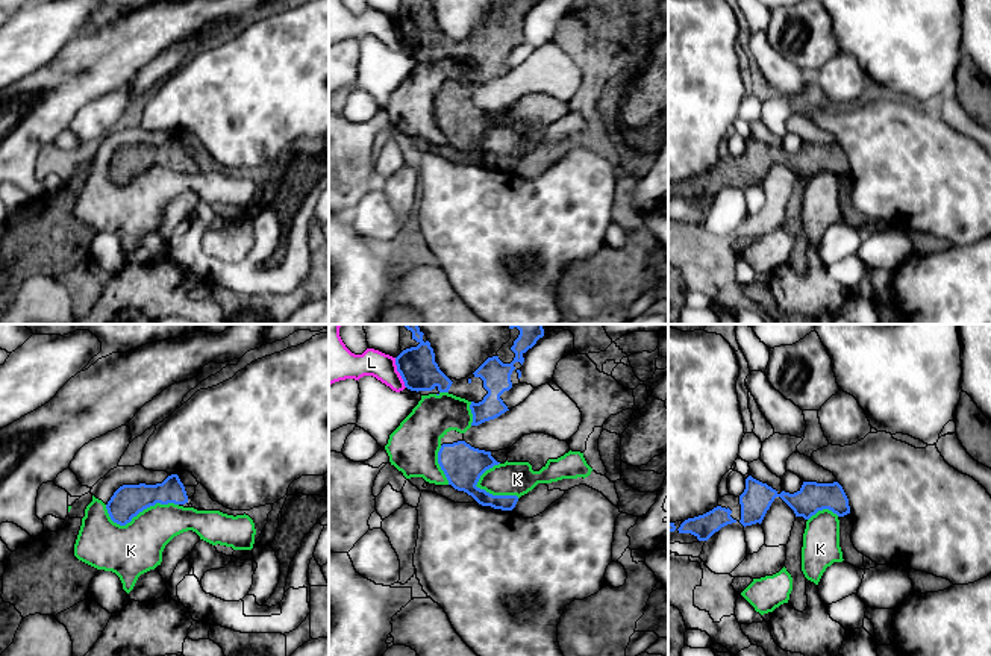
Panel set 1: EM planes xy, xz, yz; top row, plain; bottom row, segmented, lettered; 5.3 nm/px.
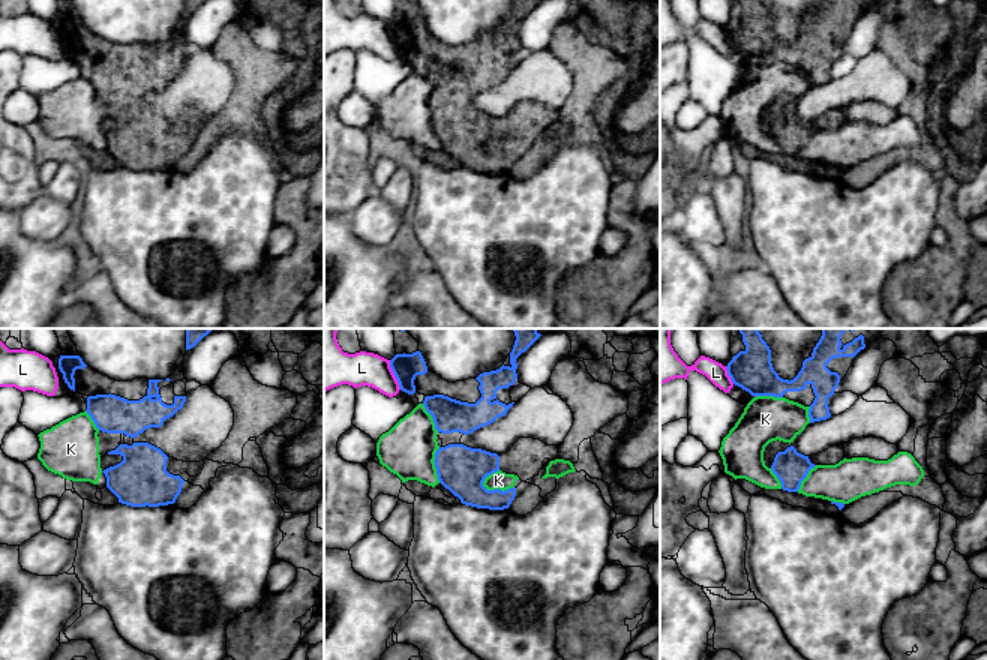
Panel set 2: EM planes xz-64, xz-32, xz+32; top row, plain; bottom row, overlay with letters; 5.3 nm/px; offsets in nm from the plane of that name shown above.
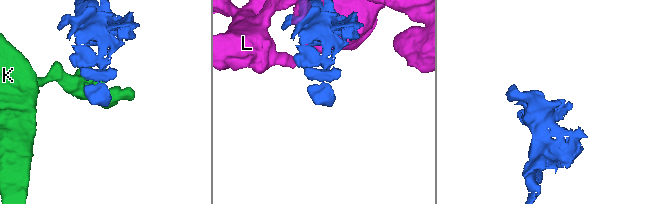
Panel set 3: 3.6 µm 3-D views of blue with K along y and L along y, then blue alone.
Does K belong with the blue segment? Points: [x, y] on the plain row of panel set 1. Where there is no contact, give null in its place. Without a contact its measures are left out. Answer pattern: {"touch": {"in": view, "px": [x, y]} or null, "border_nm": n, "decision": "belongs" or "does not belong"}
{"touch": {"in": "xy", "px": [138, 173]}, "border_nm": 400, "decision": "does not belong"}

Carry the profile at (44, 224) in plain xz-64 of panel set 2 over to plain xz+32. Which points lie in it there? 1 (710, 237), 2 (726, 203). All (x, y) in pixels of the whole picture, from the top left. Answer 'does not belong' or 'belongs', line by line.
1: belongs
2: does not belong

